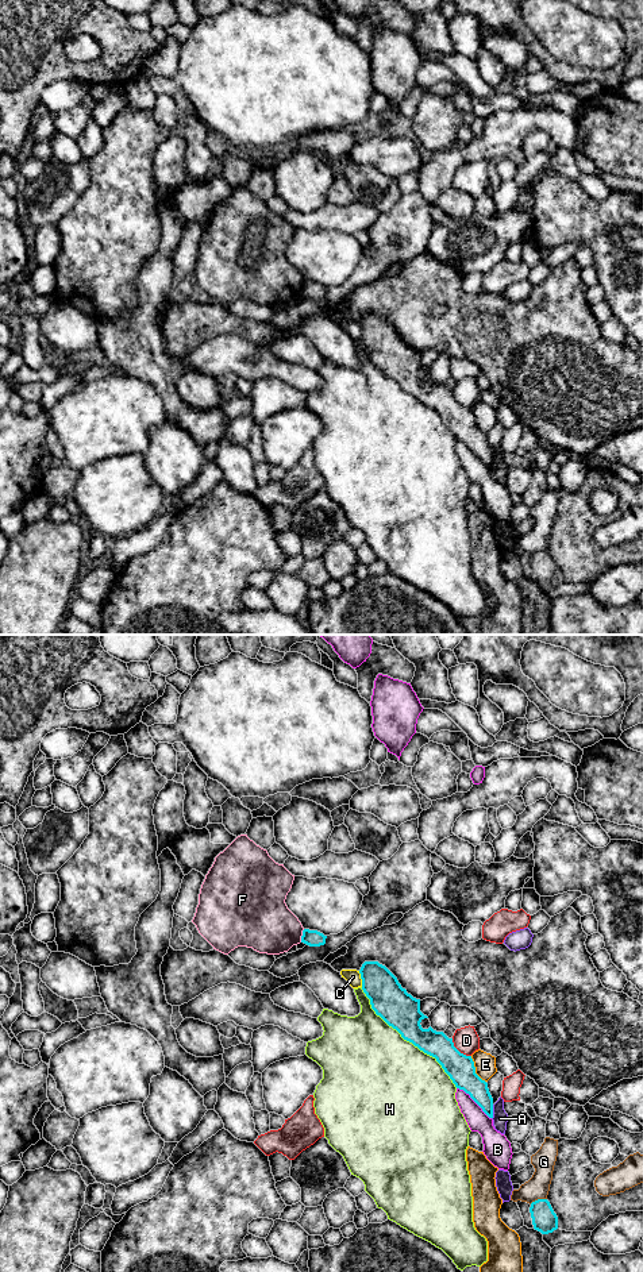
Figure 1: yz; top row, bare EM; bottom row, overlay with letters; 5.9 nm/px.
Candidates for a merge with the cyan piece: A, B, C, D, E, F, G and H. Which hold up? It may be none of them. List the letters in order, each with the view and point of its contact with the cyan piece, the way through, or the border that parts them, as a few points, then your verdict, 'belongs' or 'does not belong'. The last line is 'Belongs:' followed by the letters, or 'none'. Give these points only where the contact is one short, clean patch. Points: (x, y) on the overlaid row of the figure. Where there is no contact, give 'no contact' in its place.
A: contact yz (492, 1111); does not belong
B: contact yz (473, 1099); does not belong
C: contact yz (362, 979); does not belong
D: contact yz (458, 1051); does not belong
E: contact yz (474, 1070); does not belong
F: contact yz (301, 936); border yz (304, 929), (300, 941); does not belong
G: contact yz (538, 1199); does not belong
H: contact yz (407, 1040); does not belong
Belongs: none

